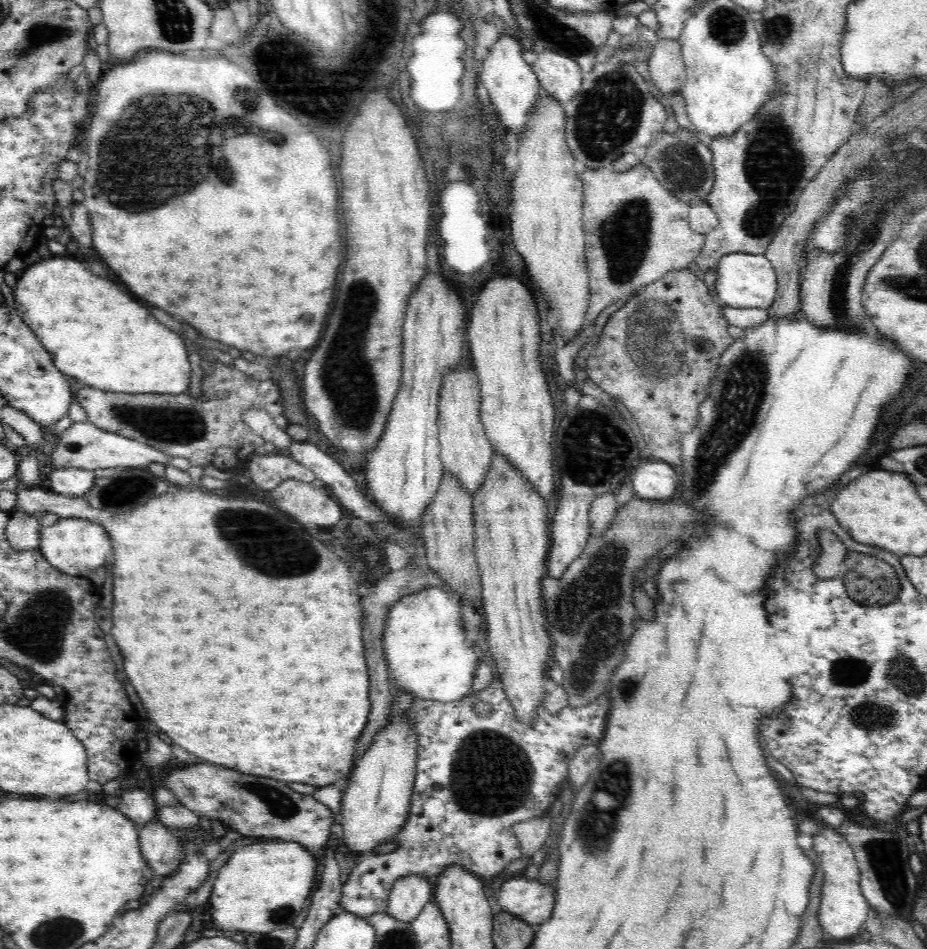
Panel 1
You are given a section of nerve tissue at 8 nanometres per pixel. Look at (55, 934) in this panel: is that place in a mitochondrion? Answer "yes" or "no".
yes

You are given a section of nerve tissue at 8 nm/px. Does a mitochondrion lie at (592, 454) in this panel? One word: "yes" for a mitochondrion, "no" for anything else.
yes

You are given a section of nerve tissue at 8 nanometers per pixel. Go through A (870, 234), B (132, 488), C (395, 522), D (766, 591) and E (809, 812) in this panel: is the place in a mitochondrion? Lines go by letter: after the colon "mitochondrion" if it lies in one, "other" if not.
A: mitochondrion
B: mitochondrion
C: other
D: other
E: other

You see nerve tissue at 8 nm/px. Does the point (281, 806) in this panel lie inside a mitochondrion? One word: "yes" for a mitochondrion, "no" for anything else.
yes

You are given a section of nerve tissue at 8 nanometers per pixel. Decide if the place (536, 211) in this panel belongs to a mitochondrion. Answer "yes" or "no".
no

